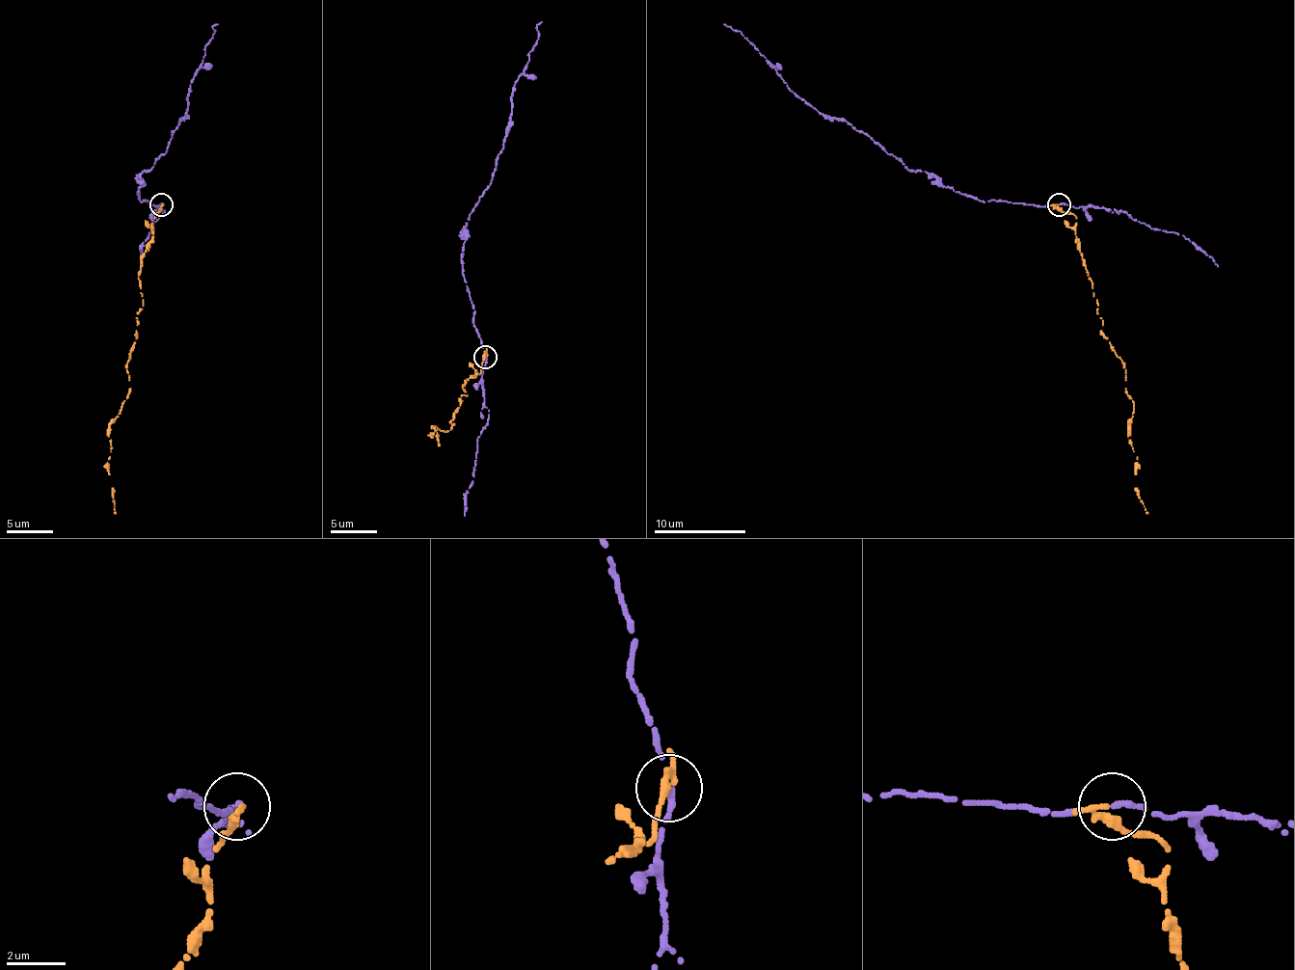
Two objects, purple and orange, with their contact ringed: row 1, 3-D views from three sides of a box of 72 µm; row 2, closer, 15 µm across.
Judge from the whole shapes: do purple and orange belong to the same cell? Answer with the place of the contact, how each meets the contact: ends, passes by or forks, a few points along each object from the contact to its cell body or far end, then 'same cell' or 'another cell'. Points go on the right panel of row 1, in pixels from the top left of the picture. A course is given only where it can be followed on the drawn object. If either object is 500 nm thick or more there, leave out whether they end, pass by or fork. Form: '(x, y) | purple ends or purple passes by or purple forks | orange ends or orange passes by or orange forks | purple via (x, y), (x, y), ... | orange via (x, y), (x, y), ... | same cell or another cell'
(1059, 204) | purple ends | orange ends | purple via (1059, 204), (983, 202), (953, 191), (928, 173), (909, 171), (845, 120), (822, 116), (743, 35), (723, 23) | orange via (1059, 204), (1077, 219), (1102, 334), (1125, 363), (1134, 490), (1147, 513) | another cell

